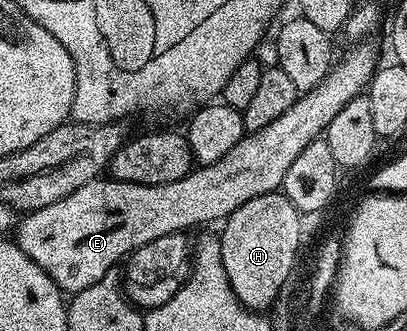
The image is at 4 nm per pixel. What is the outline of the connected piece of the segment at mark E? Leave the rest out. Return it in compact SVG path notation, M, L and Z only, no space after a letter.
M359 43L356 49L351 49L347 57L338 58L337 64L327 74L326 79L319 84L316 89L306 90L298 101L285 111L285 115L280 115L278 119L273 119L269 127L250 130L217 163L199 165L192 168L190 173L186 173L177 183L161 183L160 185L142 185L141 183L125 183L114 179L96 179L85 183L85 187L77 187L73 195L65 195L65 199L57 199L57 203L49 203L49 207L35 209L32 213L26 214L17 225L17 244L57 287L63 290L64 294L74 295L85 291L85 287L93 287L103 277L112 272L115 264L130 257L133 251L145 247L153 239L161 239L170 233L181 233L191 231L194 225L203 225L206 221L222 222L230 213L237 211L241 203L249 203L249 199L257 199L257 195L274 193L280 188L285 179L285 171L289 171L293 159L309 147L309 143L316 140L326 130L327 125L349 103L349 99L360 96L371 83L377 62L375 62L375 49L371 45Z

